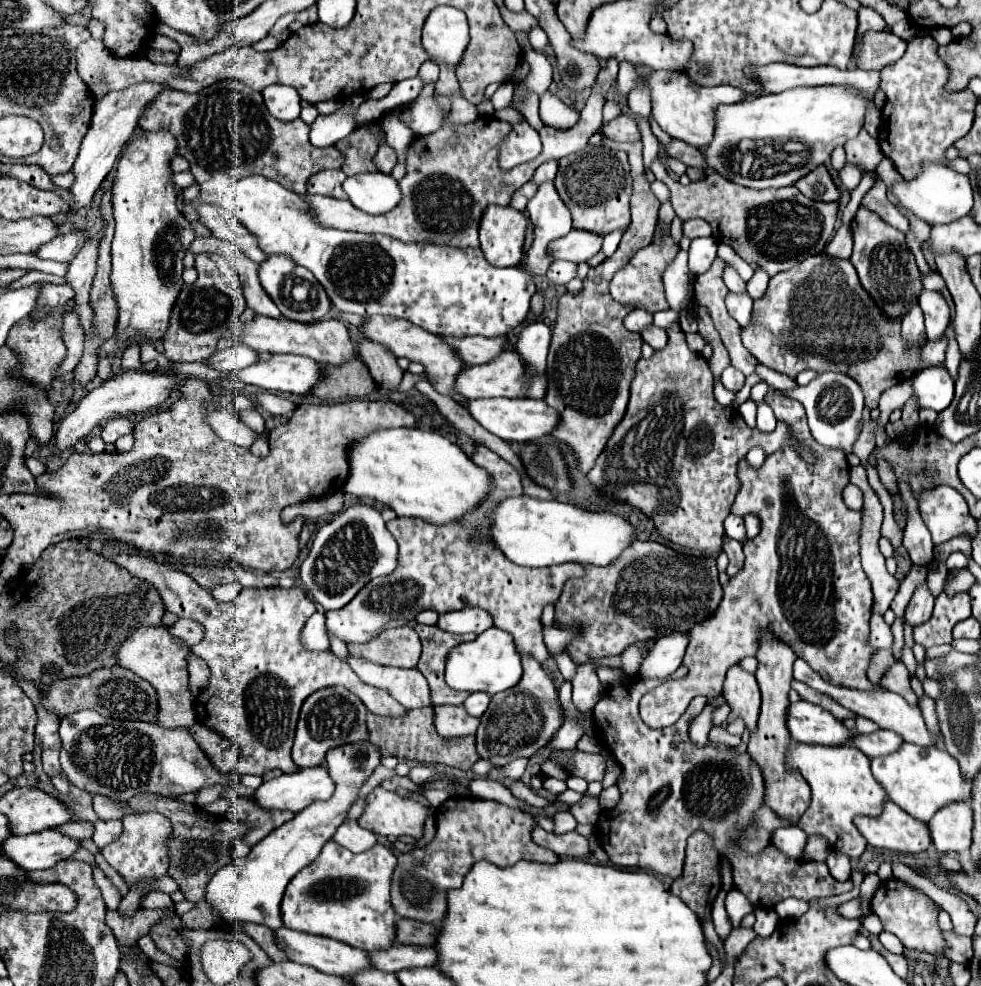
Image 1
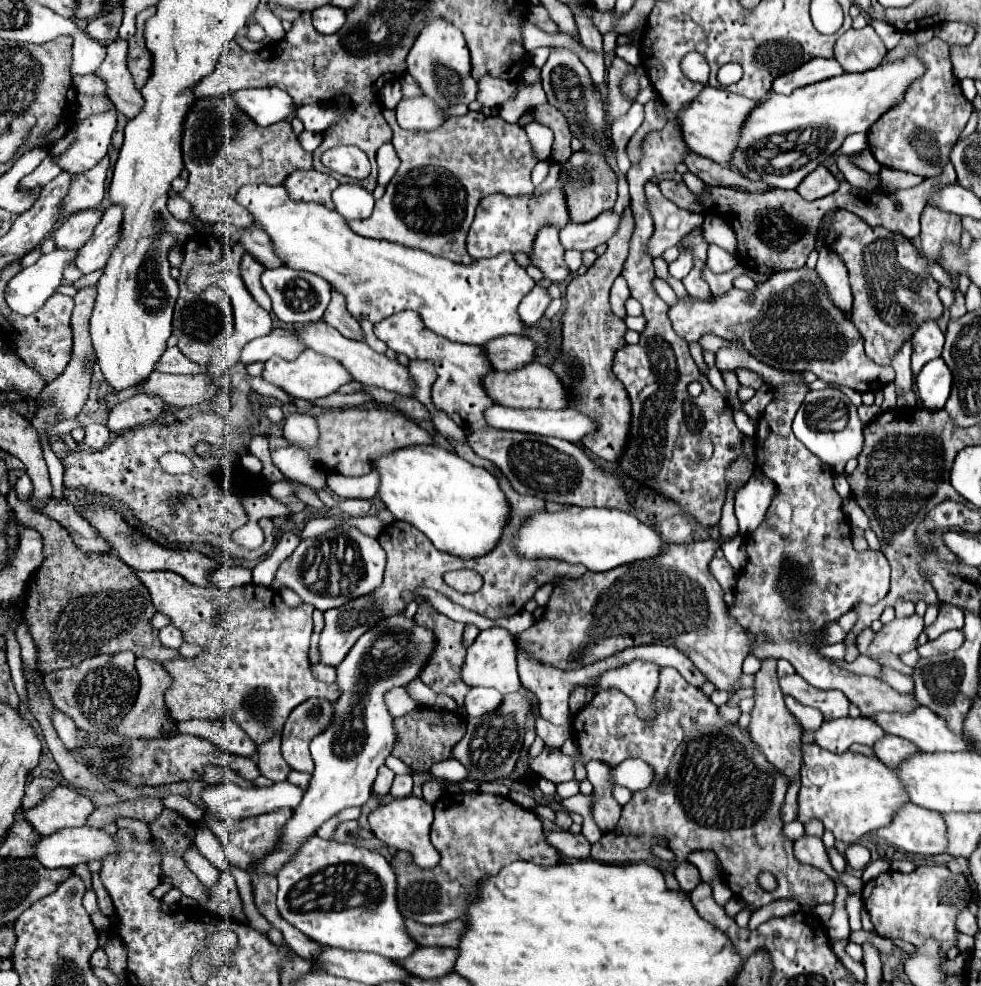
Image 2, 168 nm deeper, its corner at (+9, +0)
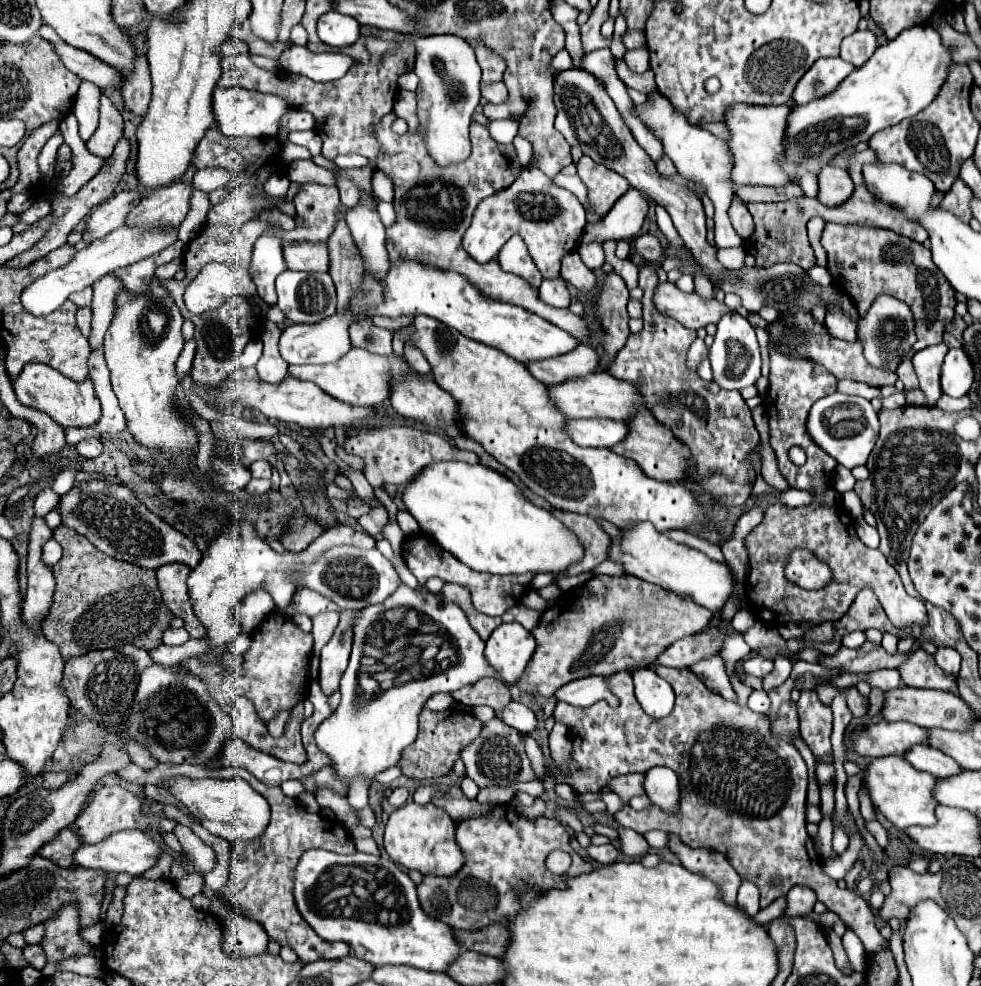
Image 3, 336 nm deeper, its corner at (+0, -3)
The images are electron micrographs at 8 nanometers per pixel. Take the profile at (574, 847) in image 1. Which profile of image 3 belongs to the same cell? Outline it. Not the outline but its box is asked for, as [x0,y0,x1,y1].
[588,845,620,865]

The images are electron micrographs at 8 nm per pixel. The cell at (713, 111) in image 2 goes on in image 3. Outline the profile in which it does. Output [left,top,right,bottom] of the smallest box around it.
[726,105,796,187]

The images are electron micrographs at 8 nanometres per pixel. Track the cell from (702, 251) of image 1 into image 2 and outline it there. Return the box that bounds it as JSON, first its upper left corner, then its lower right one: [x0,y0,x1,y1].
[669,248,693,280]

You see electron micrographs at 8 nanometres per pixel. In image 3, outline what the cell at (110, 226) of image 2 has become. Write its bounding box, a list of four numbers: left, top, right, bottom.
[126,181,194,227]

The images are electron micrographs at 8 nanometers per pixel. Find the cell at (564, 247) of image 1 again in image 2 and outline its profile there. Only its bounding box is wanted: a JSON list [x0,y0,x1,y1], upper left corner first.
[559,210,621,250]

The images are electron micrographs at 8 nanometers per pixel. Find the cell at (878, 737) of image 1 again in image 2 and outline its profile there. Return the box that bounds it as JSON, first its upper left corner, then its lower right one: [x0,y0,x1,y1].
[873,734,919,766]

